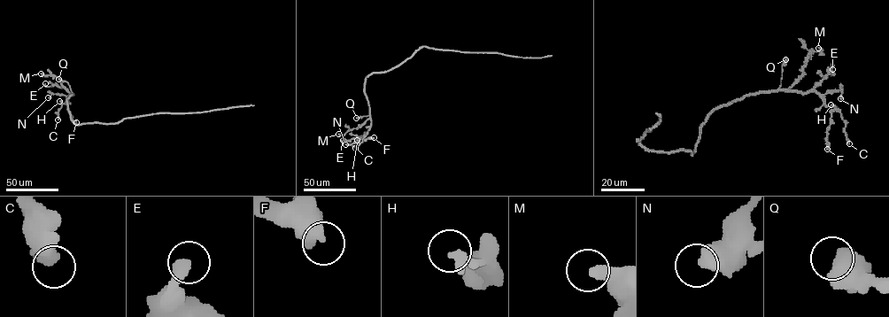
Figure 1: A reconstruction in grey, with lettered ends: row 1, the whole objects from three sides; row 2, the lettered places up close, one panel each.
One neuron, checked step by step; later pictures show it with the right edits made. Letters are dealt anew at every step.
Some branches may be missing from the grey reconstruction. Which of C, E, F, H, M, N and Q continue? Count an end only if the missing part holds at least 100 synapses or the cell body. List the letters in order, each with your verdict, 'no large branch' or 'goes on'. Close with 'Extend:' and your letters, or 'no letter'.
C: no large branch
E: no large branch
F: no large branch
H: no large branch
M: no large branch
N: no large branch
Q: no large branch
Extend: no letter

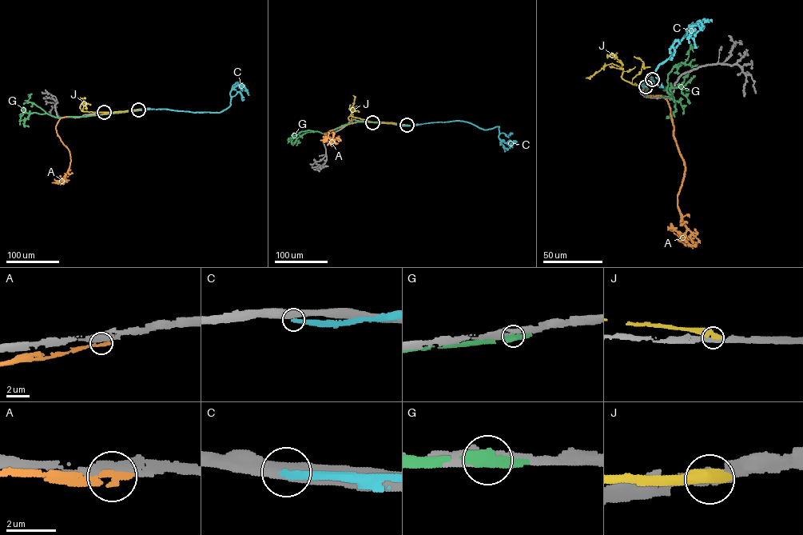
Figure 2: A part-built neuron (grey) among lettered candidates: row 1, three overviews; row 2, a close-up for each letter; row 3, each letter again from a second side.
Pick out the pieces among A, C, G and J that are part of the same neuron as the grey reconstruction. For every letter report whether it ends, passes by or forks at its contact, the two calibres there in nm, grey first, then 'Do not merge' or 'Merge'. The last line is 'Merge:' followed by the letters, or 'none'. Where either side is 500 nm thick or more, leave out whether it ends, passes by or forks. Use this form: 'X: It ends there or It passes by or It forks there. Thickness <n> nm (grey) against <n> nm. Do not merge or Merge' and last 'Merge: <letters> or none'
A: It ends there. Thickness 400 nm (grey) against 360 nm. Do not merge
C: It ends there. Thickness 480 nm (grey) against 320 nm. Do not merge
G: Thickness 360 nm (grey) against 650 nm. Do not merge
J: Thickness 400 nm (grey) against 600 nm. Do not merge
Merge: none

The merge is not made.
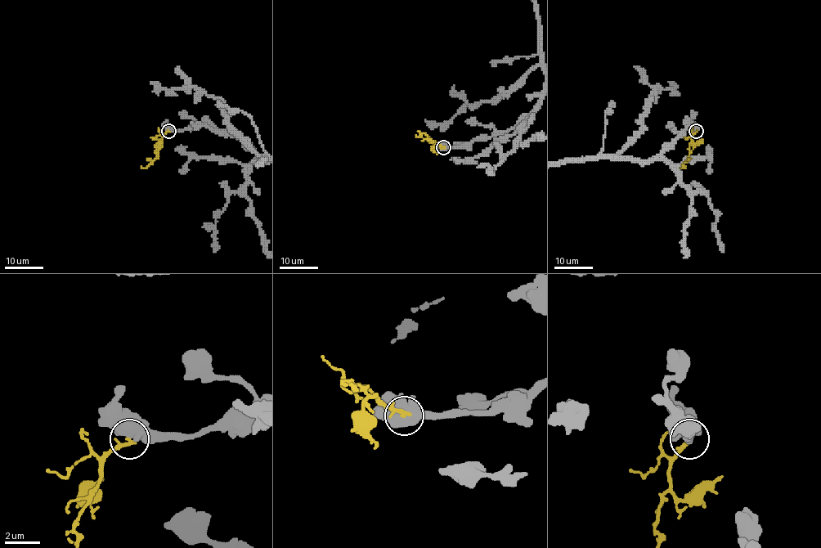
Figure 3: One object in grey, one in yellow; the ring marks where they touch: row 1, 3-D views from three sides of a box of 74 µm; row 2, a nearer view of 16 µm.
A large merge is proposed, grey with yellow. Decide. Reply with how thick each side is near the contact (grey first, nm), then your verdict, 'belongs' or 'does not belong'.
1050 nm thick on the grey side, 260 nm on the other; does not belong

